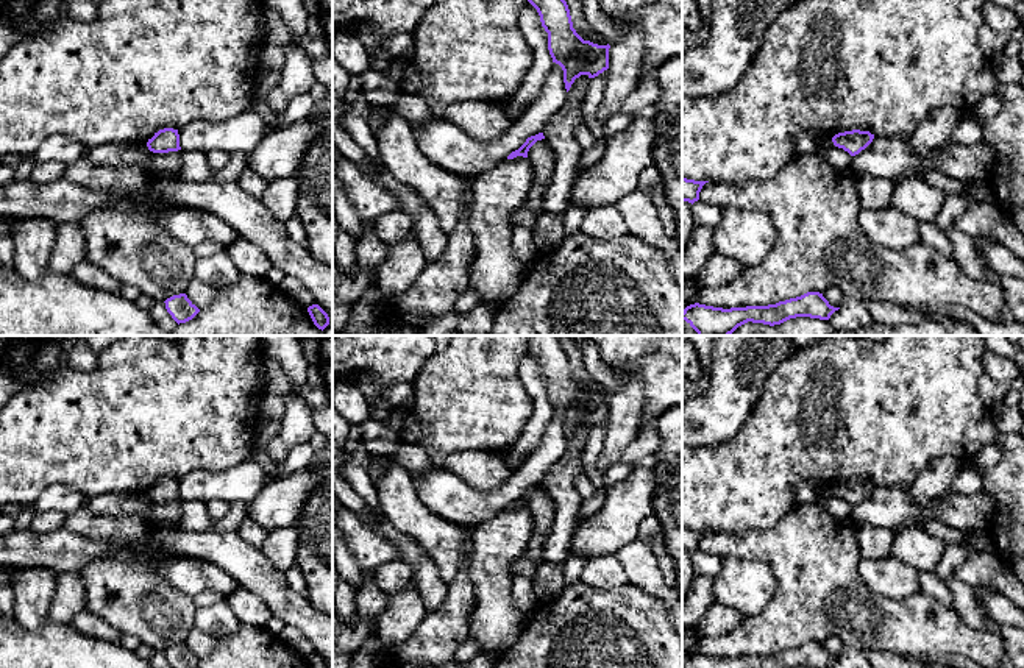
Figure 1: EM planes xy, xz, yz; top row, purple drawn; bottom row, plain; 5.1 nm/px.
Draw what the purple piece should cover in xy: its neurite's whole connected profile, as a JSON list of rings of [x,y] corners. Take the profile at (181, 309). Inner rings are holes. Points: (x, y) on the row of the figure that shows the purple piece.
[[[186,293],[173,295],[164,303],[167,312],[178,325],[192,320],[200,312],[200,309],[187,298]]]

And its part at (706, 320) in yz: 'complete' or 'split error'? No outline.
complete

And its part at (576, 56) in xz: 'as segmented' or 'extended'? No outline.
as segmented

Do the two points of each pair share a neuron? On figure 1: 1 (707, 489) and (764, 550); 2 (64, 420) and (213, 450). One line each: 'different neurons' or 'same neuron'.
1: different neurons
2: same neuron

